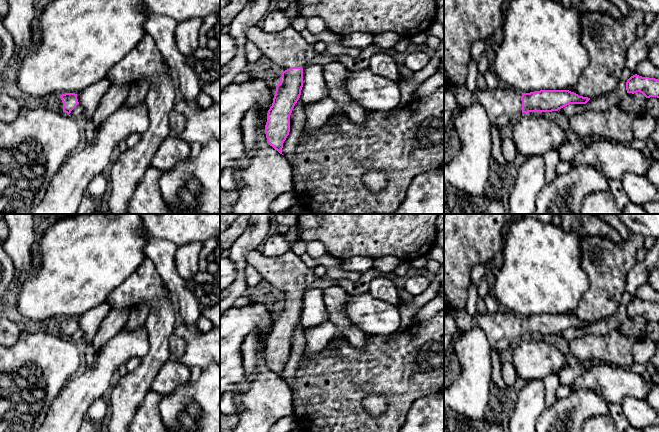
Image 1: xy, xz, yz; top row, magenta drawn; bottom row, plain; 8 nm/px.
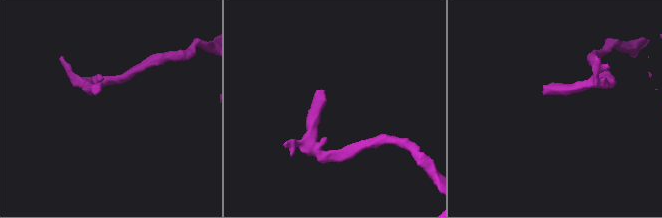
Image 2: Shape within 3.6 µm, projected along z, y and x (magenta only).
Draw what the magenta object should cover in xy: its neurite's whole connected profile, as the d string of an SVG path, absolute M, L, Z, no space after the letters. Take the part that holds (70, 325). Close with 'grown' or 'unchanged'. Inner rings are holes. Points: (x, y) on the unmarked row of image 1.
M65 317L61 320L55 321L53 328L56 332L62 334L67 338L70 338L71 335L79 328L79 326L77 323L77 318Z; grown

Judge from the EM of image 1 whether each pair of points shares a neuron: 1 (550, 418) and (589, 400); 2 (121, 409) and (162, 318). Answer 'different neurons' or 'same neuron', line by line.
1: same neuron
2: same neuron

